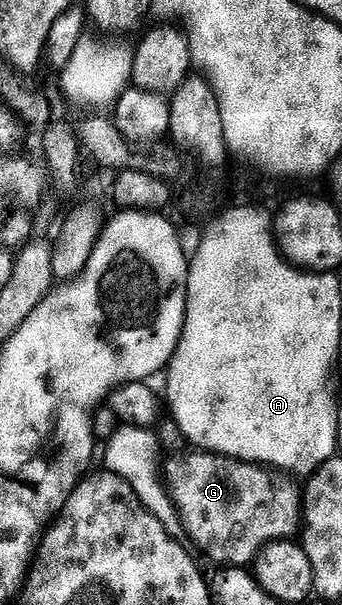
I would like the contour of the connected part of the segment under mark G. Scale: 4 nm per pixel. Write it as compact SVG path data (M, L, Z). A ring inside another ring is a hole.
M199 448L191 451L193 454L182 454L183 452L176 452L171 455L169 462L162 466L162 478L166 483L166 489L171 497L173 505L178 511L180 517L180 525L183 533L189 534L190 537L196 541L196 546L200 550L205 550L206 553L212 554L212 558L216 562L221 562L221 567L247 567L253 561L253 558L270 542L278 542L281 540L288 540L293 537L292 533L297 533L298 525L302 516L302 498L299 493L296 494L288 486L276 487L270 479L267 478L263 469L257 468L255 465L242 462L238 458L226 458L223 454L214 454L205 452Z

